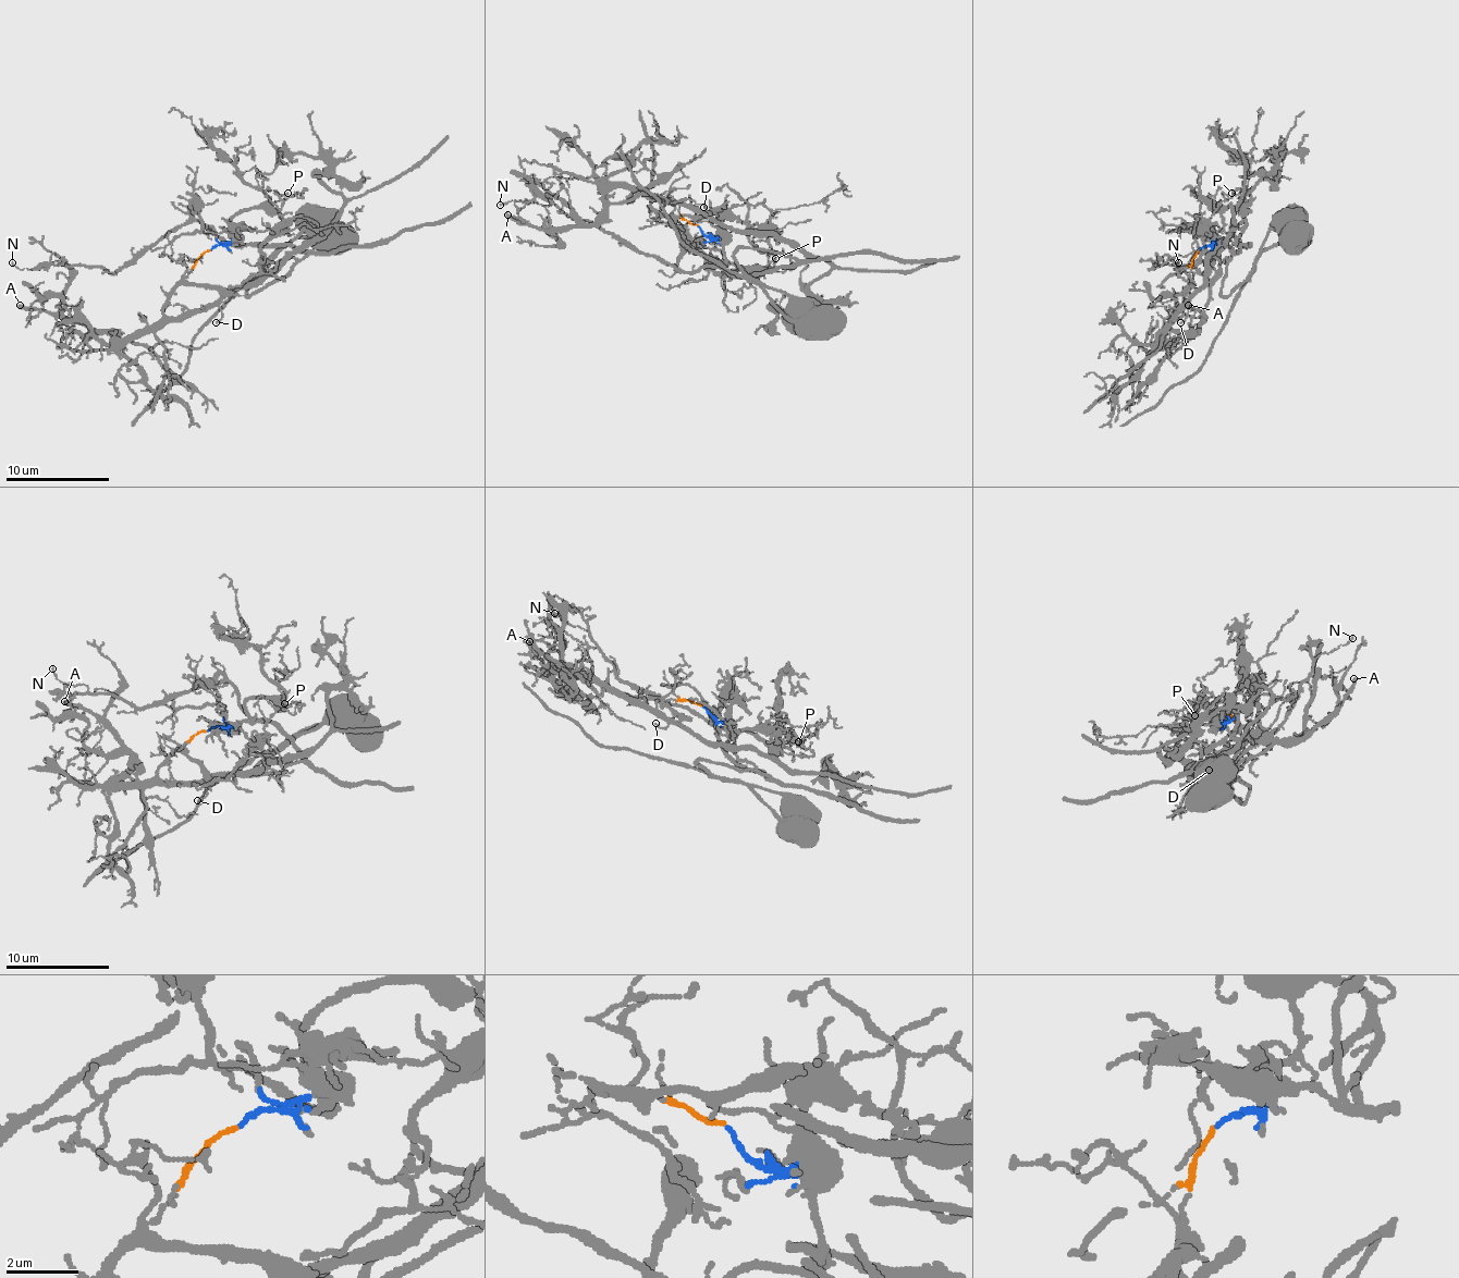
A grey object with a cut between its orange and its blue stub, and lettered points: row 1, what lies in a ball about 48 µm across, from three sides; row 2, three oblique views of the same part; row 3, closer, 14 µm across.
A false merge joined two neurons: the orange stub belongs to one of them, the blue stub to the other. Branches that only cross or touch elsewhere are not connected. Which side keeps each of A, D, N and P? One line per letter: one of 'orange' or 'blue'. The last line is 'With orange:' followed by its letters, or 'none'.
A: orange
D: orange
N: blue
P: blue
With orange: A, D

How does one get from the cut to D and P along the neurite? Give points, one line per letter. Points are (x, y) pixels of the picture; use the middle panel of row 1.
D: (697, 224), (676, 217), (710, 213), (705, 206)
P: (699, 226), (720, 242), (725, 258), (718, 260), (746, 268), (753, 275), (759, 266), (775, 258)

